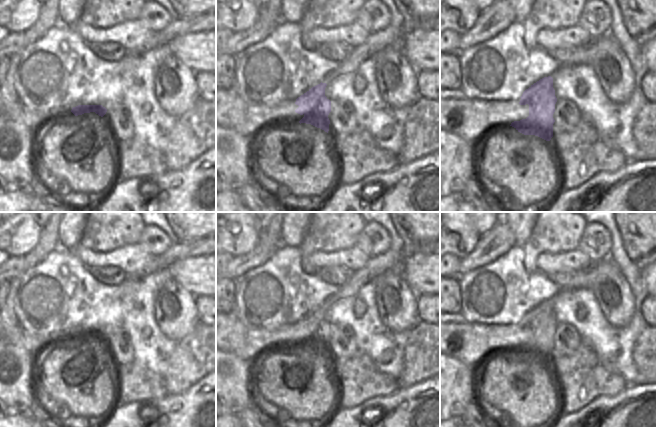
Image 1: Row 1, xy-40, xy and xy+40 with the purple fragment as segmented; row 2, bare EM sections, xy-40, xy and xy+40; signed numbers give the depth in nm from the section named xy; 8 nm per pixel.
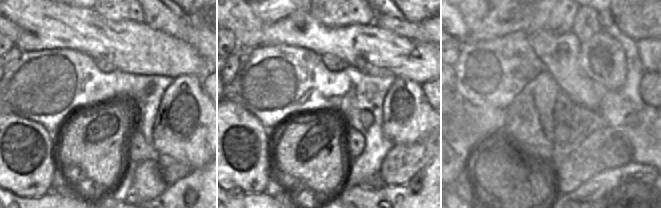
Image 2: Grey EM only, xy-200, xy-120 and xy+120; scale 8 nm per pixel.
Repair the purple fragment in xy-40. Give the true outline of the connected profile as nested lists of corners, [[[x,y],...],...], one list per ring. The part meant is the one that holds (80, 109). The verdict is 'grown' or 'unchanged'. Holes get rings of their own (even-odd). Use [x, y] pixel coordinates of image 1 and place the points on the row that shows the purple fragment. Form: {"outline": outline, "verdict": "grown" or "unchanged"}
{"outline": [[[78,105],[73,107],[71,112],[75,116],[82,115],[84,113],[95,112],[99,116],[103,117],[106,114],[107,109],[102,105]]], "verdict": "unchanged"}

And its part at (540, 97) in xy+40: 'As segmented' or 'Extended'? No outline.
As segmented.

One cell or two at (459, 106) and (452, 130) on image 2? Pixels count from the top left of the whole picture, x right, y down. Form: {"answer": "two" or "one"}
{"answer": "one"}

